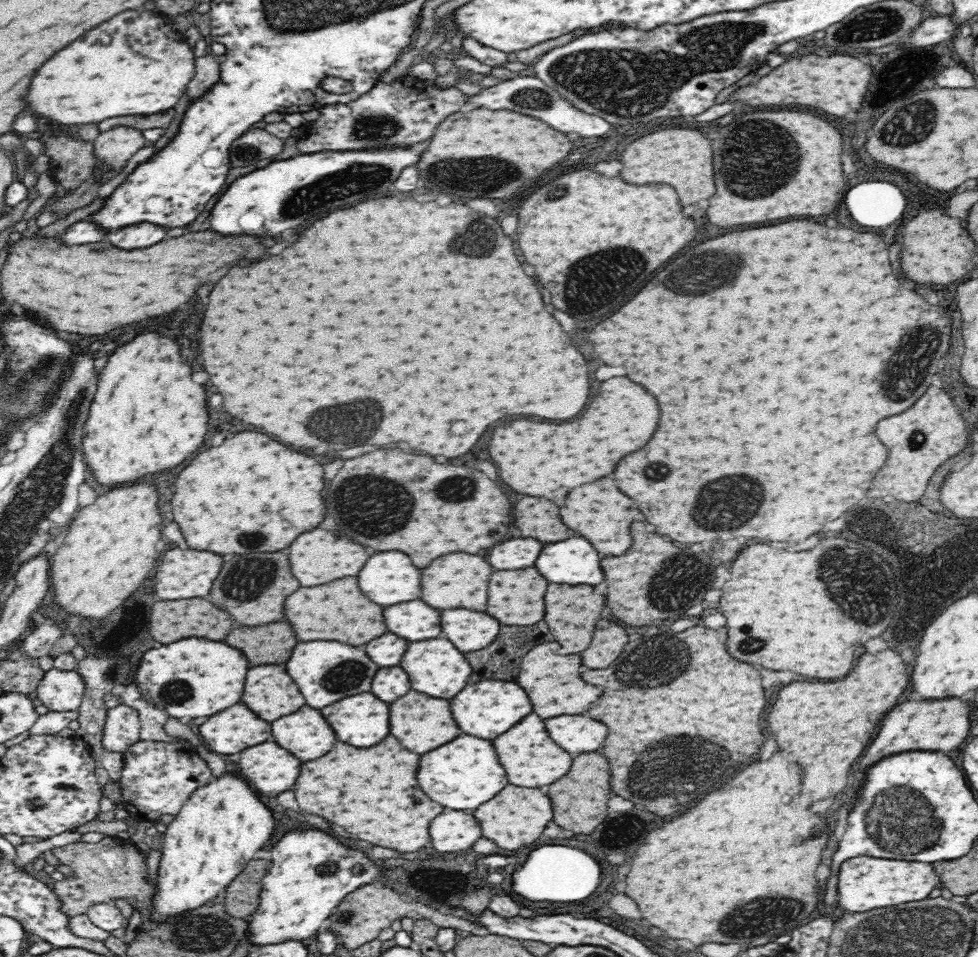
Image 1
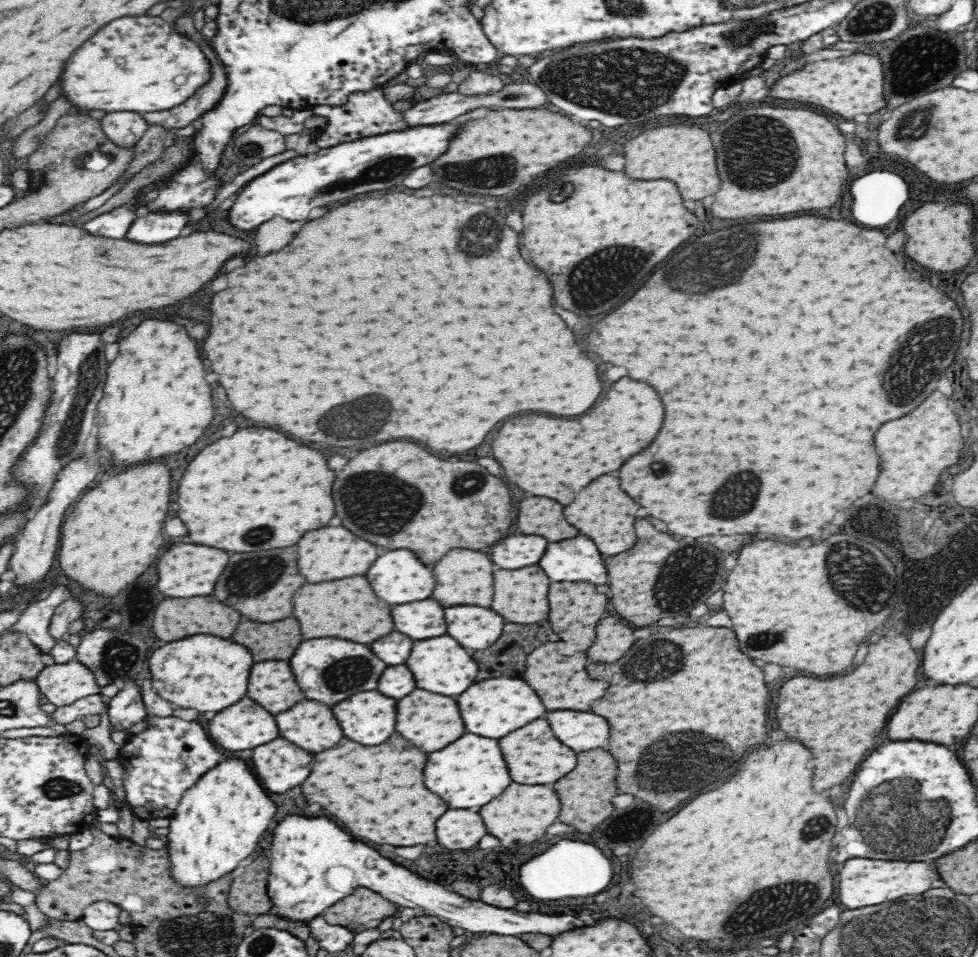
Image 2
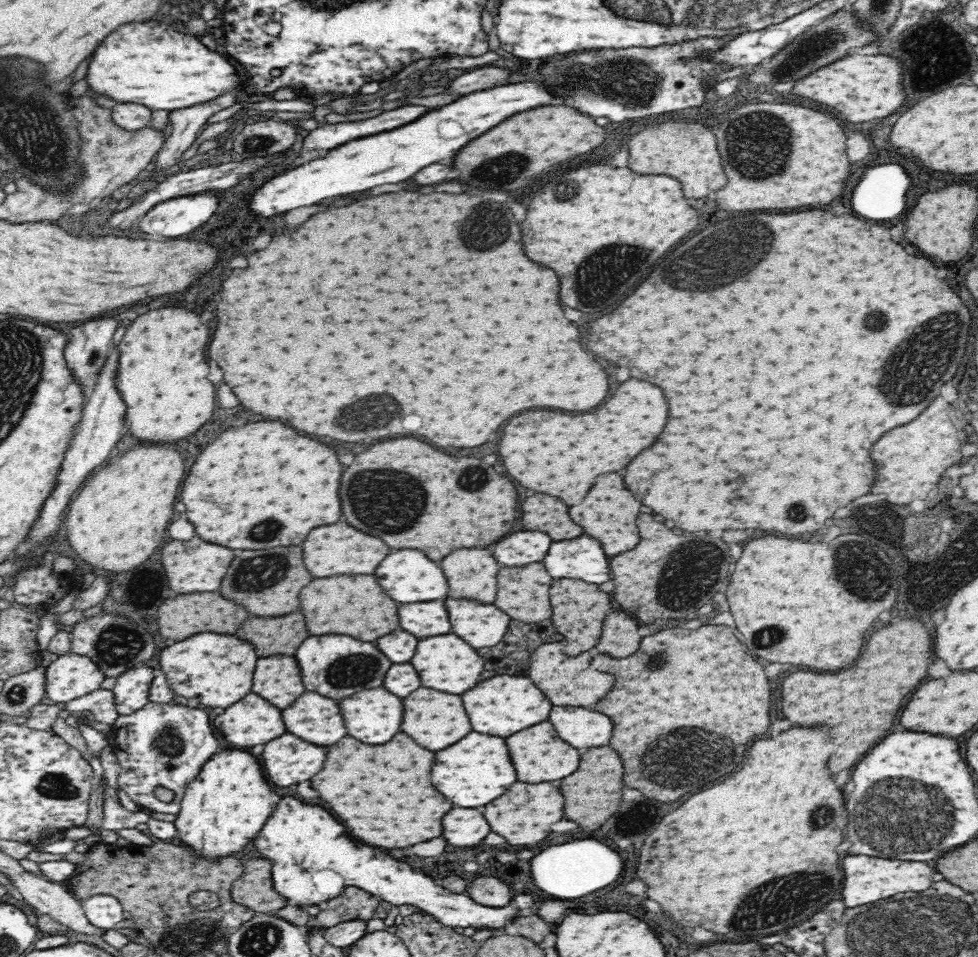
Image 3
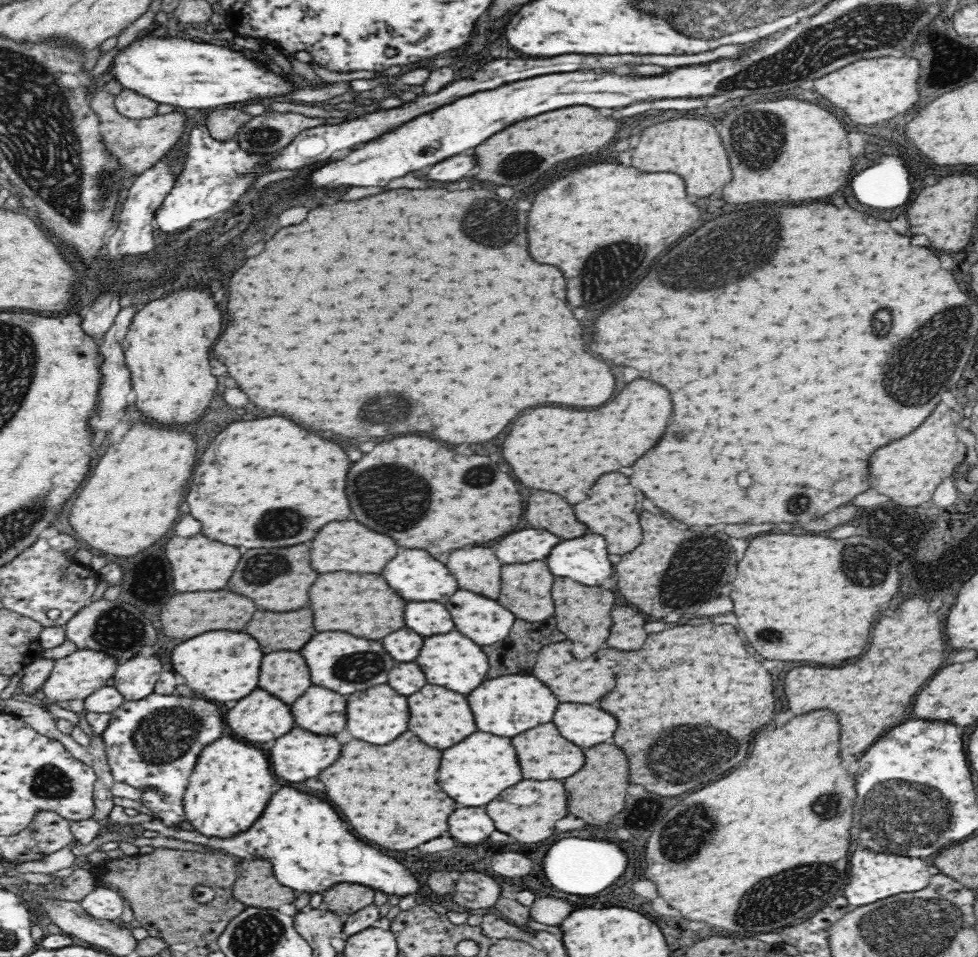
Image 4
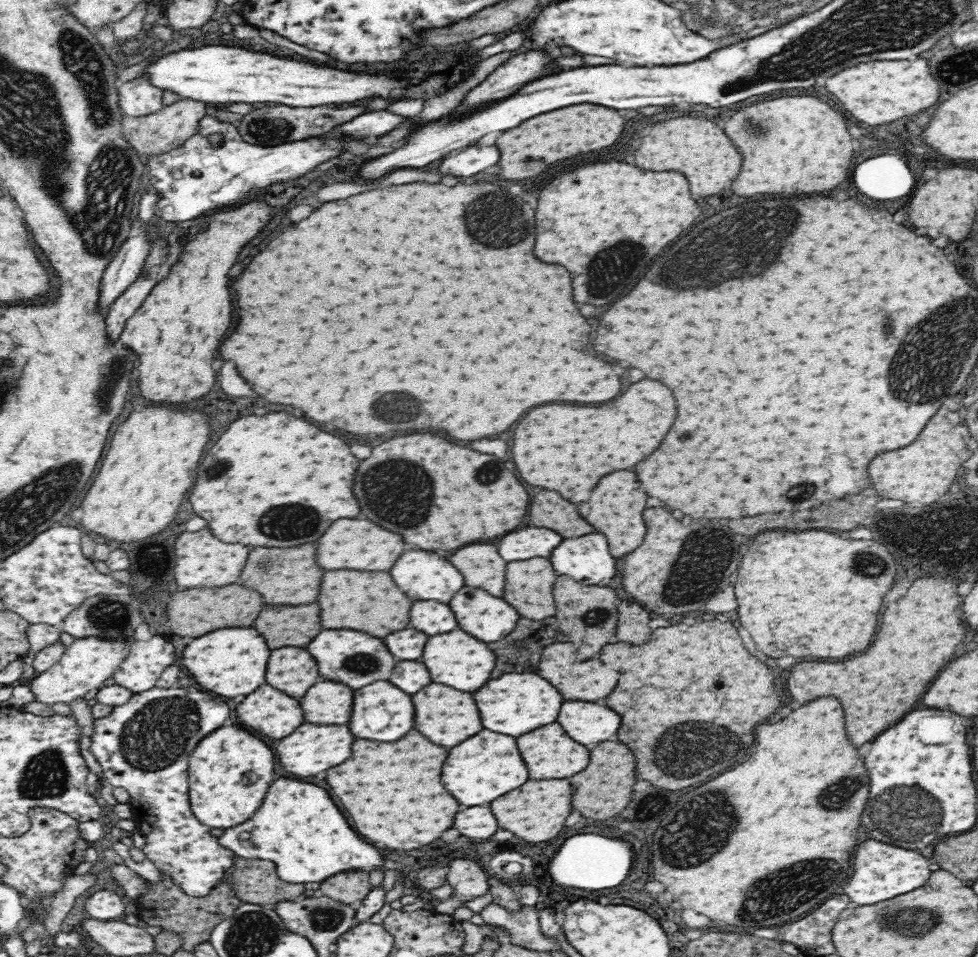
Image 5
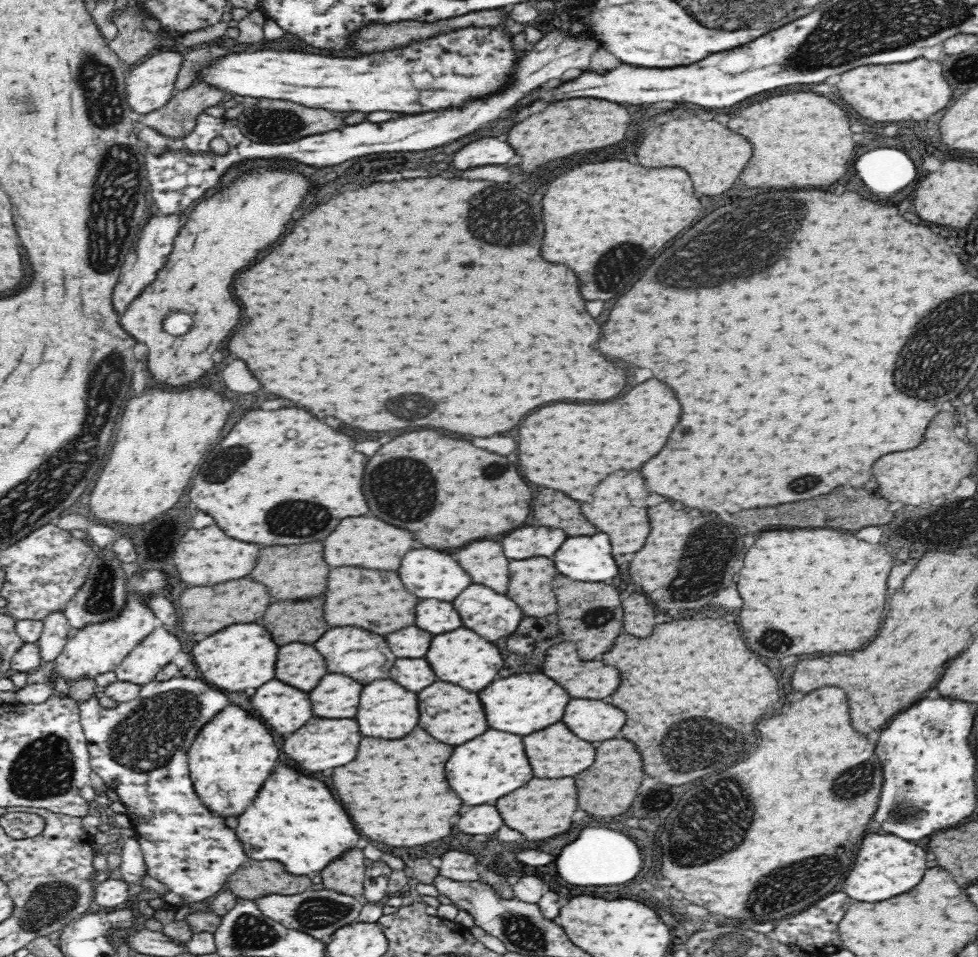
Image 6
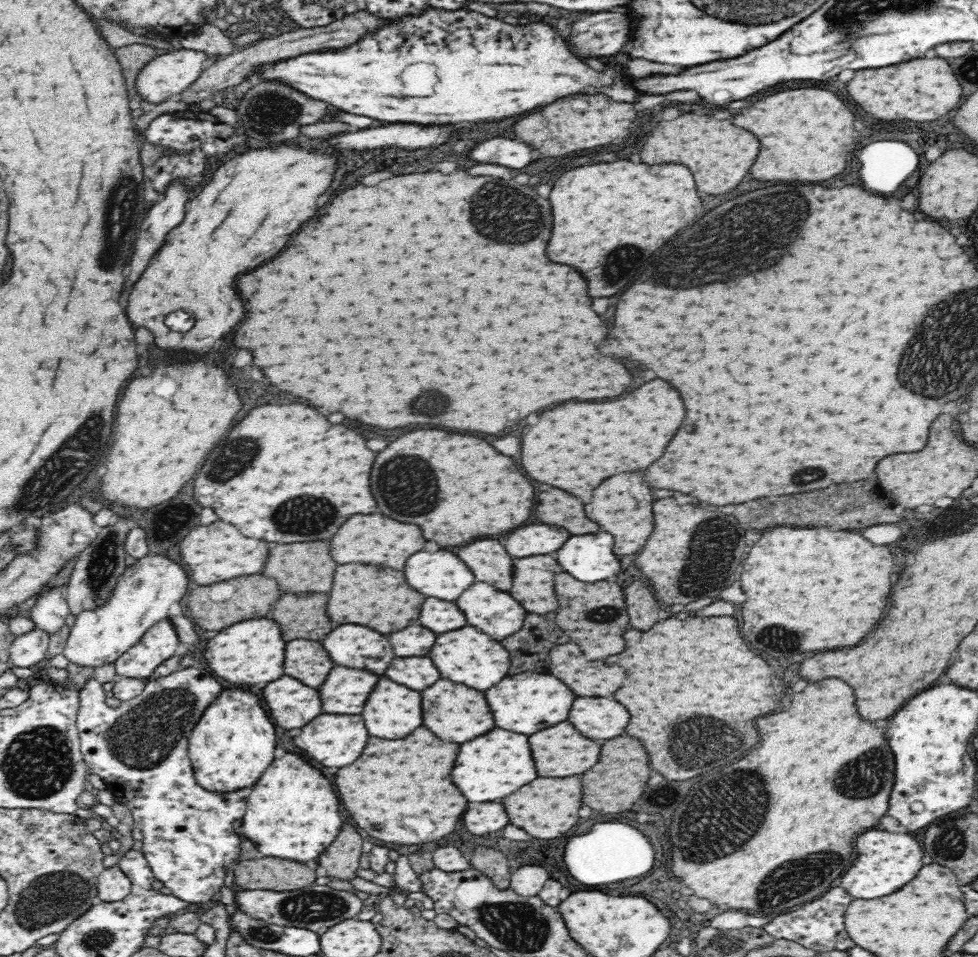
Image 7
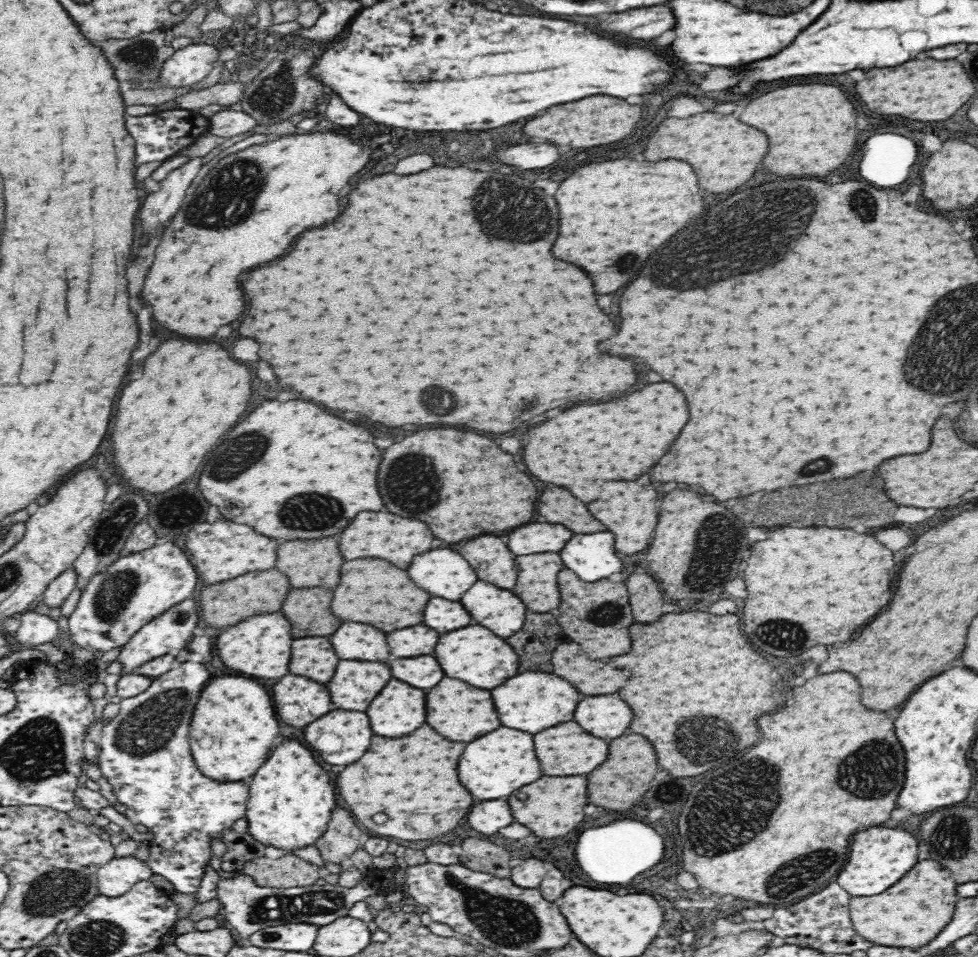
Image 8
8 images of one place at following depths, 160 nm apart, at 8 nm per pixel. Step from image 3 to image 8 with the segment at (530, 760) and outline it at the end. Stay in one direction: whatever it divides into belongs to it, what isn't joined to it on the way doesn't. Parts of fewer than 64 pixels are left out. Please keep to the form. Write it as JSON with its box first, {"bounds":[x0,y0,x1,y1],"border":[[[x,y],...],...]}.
{"bounds":[534,720,608,776],"border":[[[574,720],[566,724],[558,724],[558,728],[548,728],[546,732],[538,732],[534,736],[536,754],[546,776],[576,776],[576,774],[590,774],[598,768],[608,756],[608,744],[596,736],[584,732]]]}

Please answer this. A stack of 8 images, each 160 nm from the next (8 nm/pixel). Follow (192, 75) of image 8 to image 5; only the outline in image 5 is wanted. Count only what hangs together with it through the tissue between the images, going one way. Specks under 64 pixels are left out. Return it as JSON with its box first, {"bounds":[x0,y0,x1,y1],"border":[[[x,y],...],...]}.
{"bounds":[120,72,164,116],"border":[[[146,72],[120,84],[120,108],[124,115],[146,116],[158,112],[164,106],[164,90],[154,86]]]}

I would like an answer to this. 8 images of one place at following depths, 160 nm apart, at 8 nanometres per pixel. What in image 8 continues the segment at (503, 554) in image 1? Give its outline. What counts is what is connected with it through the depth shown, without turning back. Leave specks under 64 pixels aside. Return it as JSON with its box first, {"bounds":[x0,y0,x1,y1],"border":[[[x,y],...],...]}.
{"bounds":[508,522,572,556],"border":[[[534,522],[512,530],[508,536],[508,546],[516,556],[534,552],[560,552],[570,536],[572,532],[562,524]]]}

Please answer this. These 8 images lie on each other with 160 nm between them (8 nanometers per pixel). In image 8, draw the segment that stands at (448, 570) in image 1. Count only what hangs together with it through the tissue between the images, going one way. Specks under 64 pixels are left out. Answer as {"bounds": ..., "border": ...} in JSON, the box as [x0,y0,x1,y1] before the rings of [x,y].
{"bounds":[450,536,516,590],"border":[[[478,536],[464,546],[450,546],[458,550],[476,568],[480,580],[498,584],[498,588],[512,590],[516,586],[516,562],[514,554],[498,536]]]}

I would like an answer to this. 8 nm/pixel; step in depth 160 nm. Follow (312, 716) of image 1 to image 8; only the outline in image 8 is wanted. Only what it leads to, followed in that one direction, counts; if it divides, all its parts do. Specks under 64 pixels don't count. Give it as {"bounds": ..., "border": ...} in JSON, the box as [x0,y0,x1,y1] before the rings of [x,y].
{"bounds":[328,660,392,712],"border":[[[340,660],[328,688],[336,708],[364,712],[388,680],[392,680],[392,674],[386,662]]]}

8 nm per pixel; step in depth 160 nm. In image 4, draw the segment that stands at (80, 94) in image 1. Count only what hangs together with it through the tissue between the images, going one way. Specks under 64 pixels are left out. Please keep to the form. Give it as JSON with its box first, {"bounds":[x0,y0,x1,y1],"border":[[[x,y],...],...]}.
{"bounds":[112,36,296,113],"border":[[[146,36],[136,40],[132,46],[118,52],[112,74],[124,88],[132,88],[160,104],[171,104],[182,110],[190,108],[198,113],[254,98],[284,96],[296,90],[290,80],[270,72],[240,52],[182,38],[164,40]]]}

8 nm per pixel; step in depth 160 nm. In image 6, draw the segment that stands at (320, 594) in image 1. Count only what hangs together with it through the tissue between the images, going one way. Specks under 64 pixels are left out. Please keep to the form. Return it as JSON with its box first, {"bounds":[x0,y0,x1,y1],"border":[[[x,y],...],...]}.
{"bounds":[324,568,418,634],"border":[[[334,568],[328,578],[328,594],[324,618],[332,626],[360,626],[370,632],[390,634],[406,626],[414,626],[414,608],[418,598],[410,594],[398,578],[398,572],[366,570],[366,568]]]}

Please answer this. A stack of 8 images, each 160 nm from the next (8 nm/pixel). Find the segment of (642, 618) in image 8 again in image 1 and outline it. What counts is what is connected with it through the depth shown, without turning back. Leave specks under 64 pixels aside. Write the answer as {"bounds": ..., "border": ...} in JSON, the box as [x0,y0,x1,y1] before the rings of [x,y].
{"bounds":[582,620,628,668],"border":[[[600,620],[594,630],[594,640],[588,650],[582,652],[582,662],[588,668],[606,668],[628,644],[626,630],[614,622]]]}

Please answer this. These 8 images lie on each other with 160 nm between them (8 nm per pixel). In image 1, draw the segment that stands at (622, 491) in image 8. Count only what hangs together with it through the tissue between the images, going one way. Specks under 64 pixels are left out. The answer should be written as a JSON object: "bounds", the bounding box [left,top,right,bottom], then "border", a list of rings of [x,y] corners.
{"bounds":[560,478,644,556],"border":[[[602,478],[596,482],[584,484],[582,488],[574,488],[574,492],[568,494],[566,504],[560,508],[560,516],[566,526],[576,530],[586,540],[590,540],[592,546],[606,556],[622,556],[632,544],[630,524],[634,520],[644,520],[634,500],[622,494],[612,478]]]}

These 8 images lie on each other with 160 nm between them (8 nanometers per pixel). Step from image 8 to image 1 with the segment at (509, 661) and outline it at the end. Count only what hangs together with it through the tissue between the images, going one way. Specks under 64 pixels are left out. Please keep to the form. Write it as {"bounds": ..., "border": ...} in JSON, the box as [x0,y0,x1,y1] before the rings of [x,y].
{"bounds":[400,638,472,698],"border":[[[442,638],[422,640],[416,644],[410,644],[400,666],[408,672],[410,682],[412,682],[412,690],[424,692],[428,696],[438,696],[438,698],[456,696],[462,688],[466,688],[468,678],[472,674],[472,668],[466,662],[464,654],[450,640],[442,640]]]}

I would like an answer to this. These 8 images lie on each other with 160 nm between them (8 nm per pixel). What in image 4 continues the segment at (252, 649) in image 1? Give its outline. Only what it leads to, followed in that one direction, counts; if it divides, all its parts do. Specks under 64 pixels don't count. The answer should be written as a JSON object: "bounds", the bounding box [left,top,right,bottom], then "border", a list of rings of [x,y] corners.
{"bounds":[246,608,316,654],"border":[[[300,608],[296,612],[256,612],[254,618],[250,620],[246,632],[250,632],[250,636],[254,636],[260,642],[262,650],[268,654],[268,652],[286,650],[286,648],[300,650],[316,634],[316,628],[312,624],[312,610]]]}

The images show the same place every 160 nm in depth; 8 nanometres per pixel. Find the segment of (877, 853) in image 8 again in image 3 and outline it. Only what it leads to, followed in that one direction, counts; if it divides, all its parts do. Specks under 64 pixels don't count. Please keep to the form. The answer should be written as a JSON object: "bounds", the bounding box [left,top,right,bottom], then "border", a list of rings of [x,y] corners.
{"bounds":[842,856,934,908],"border":[[[848,856],[842,860],[844,868],[844,888],[842,900],[847,908],[860,907],[900,892],[922,892],[930,888],[934,868],[926,862],[906,862],[906,860],[888,860],[874,856]]]}

